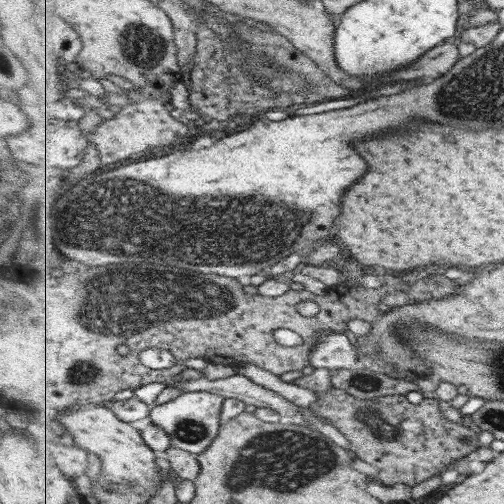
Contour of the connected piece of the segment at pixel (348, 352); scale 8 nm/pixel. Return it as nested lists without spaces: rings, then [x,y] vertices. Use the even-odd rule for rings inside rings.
[[[321,334],[309,359],[313,368],[327,367],[331,372],[360,366],[359,355],[345,334]]]

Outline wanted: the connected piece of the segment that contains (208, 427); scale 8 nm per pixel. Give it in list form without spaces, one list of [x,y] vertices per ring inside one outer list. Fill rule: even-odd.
[[[211,392],[181,393],[180,396],[166,404],[153,406],[150,412],[151,422],[168,432],[172,447],[181,448],[198,456],[214,445],[214,440],[218,438],[221,411],[226,400],[224,396]]]

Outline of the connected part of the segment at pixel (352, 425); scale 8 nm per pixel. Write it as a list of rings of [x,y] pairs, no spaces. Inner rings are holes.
[[[332,387],[328,392],[318,392],[317,400],[309,406],[314,414],[329,420],[351,444],[350,452],[354,452],[359,459],[371,464],[377,470],[378,479],[385,485],[401,484],[412,486],[435,476],[437,472],[451,469],[449,463],[467,456],[480,448],[478,434],[475,430],[445,419],[439,408],[439,399],[423,399],[417,406],[411,404],[405,396],[383,396],[373,400],[361,399],[347,393],[341,388]],[[405,418],[419,418],[425,424],[425,434],[417,436],[417,450],[415,442],[401,440],[401,422]]]

